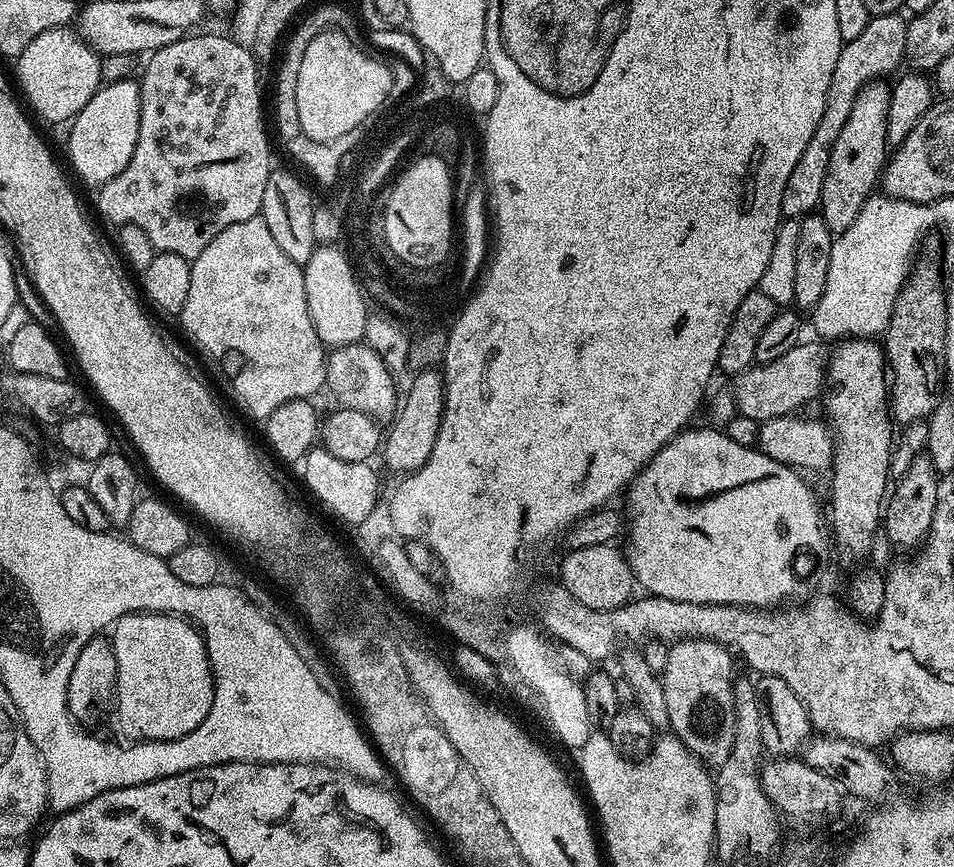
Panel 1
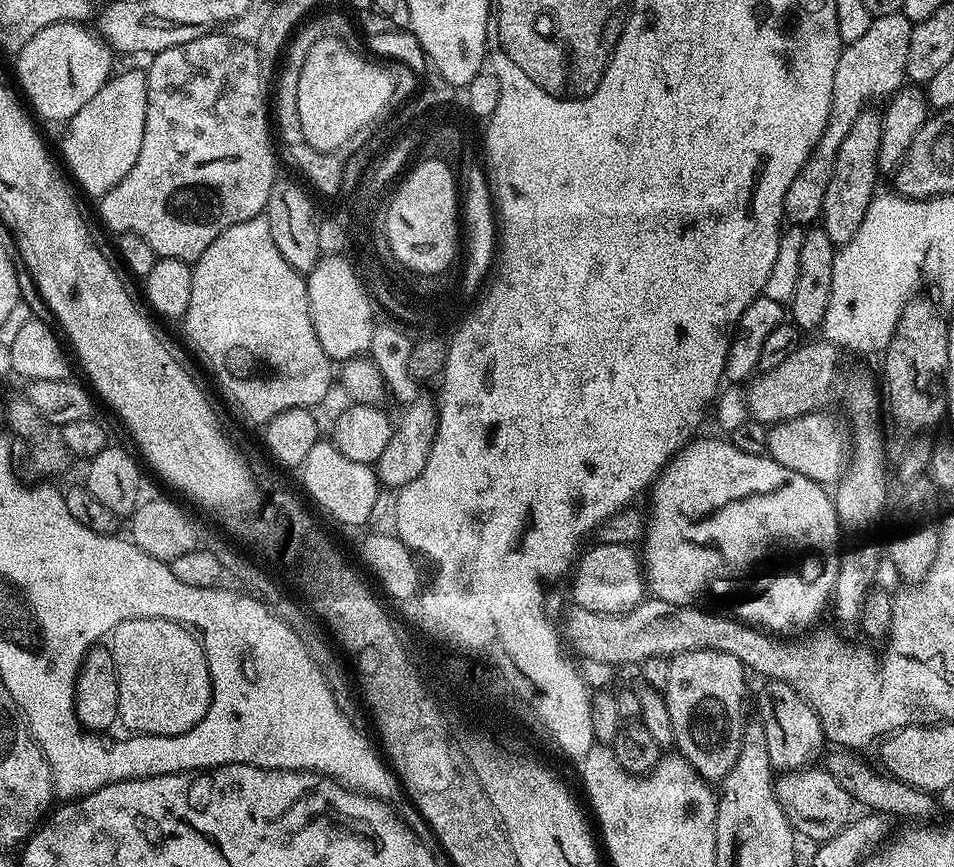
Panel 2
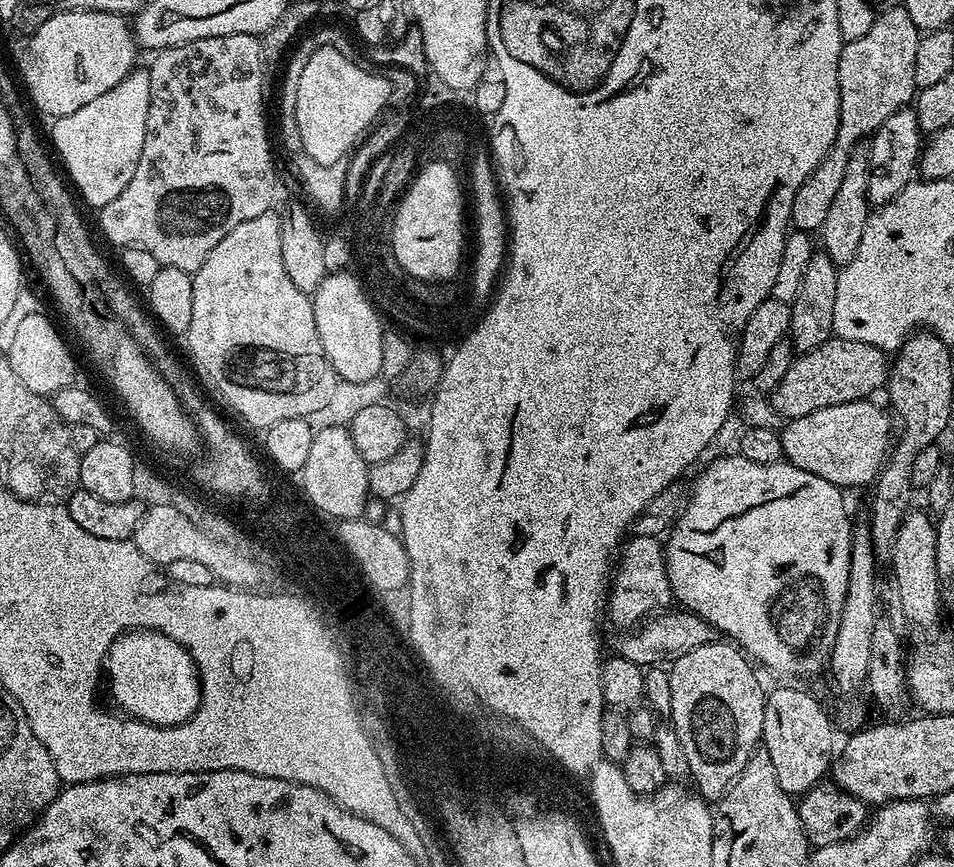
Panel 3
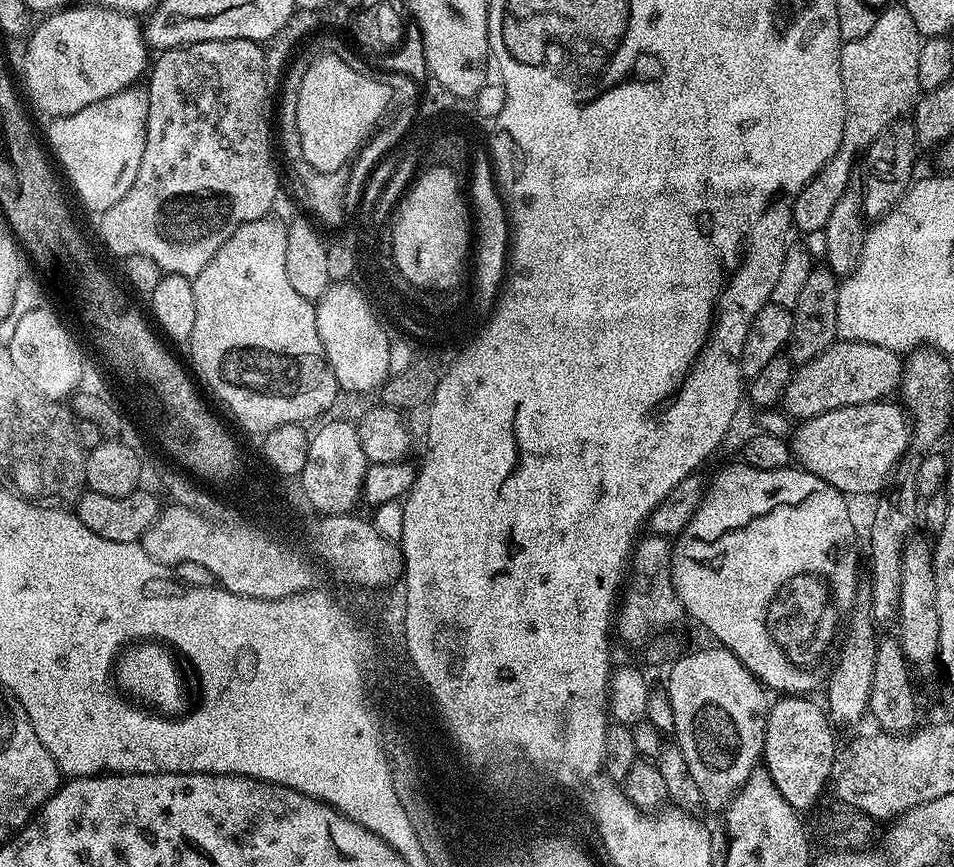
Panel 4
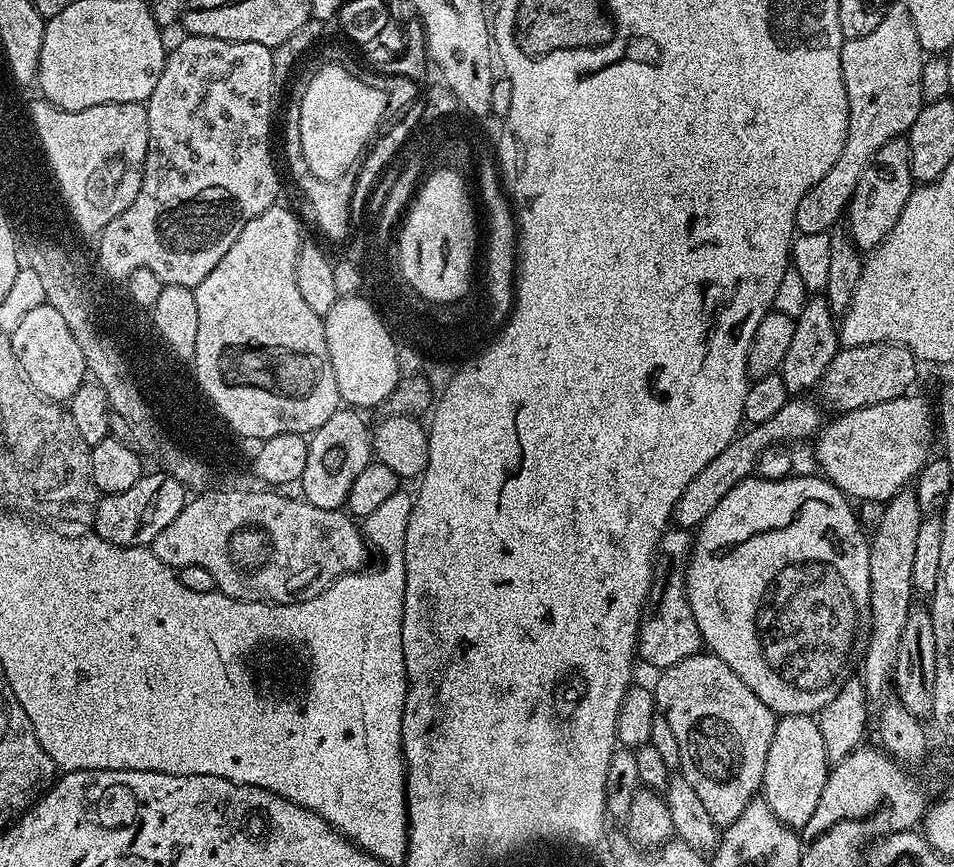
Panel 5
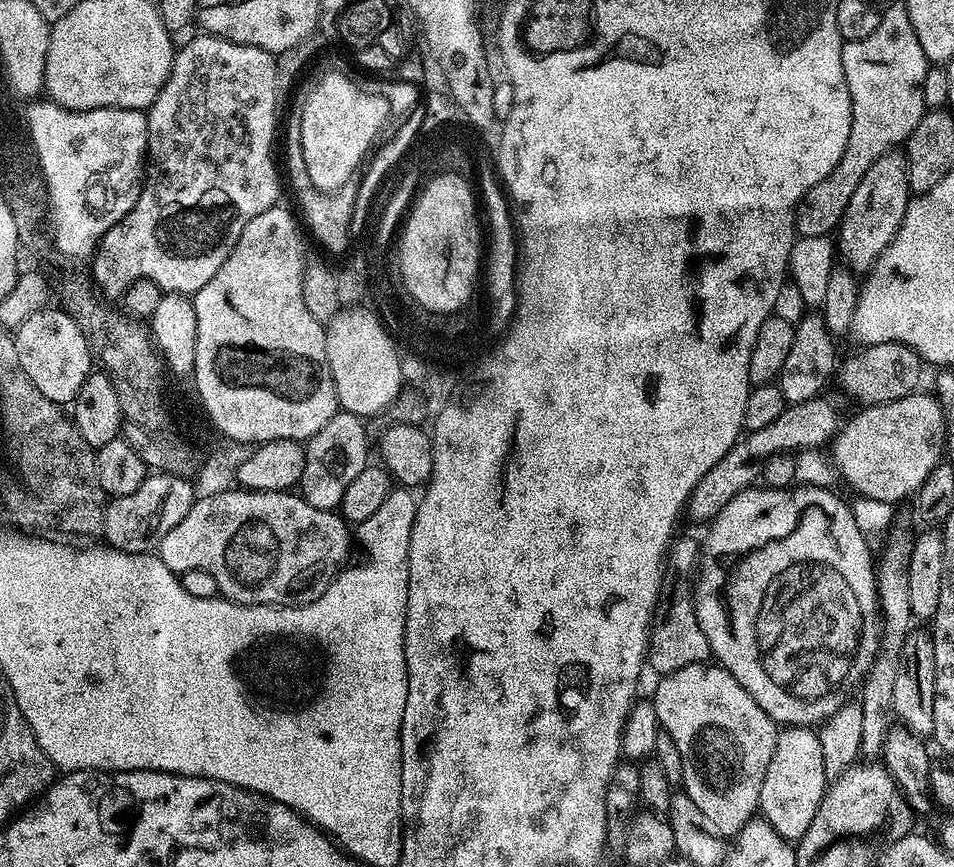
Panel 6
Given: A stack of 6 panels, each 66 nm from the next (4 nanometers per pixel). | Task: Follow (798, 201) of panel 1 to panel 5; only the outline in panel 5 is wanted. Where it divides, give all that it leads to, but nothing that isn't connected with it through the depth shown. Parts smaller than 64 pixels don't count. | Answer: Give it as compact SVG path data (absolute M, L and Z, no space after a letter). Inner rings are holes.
M902 2L892 4L881 15L878 26L866 38L845 40L842 58L842 78L848 95L848 133L846 146L838 154L838 162L802 194L796 211L796 232L799 234L831 233L836 223L848 211L862 170L886 146L886 142L903 137L914 126L914 118L925 106L922 94L922 66L926 59L914 34L910 10Z

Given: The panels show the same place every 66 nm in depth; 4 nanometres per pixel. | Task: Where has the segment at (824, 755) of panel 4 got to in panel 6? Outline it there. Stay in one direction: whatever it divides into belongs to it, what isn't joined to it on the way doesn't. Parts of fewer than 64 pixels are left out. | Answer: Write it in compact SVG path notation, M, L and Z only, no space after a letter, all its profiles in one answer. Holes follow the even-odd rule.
M785 727L776 737L774 758L770 758L770 766L766 766L759 815L768 821L782 839L799 842L802 834L806 834L814 814L818 814L825 791L819 735L812 728Z

